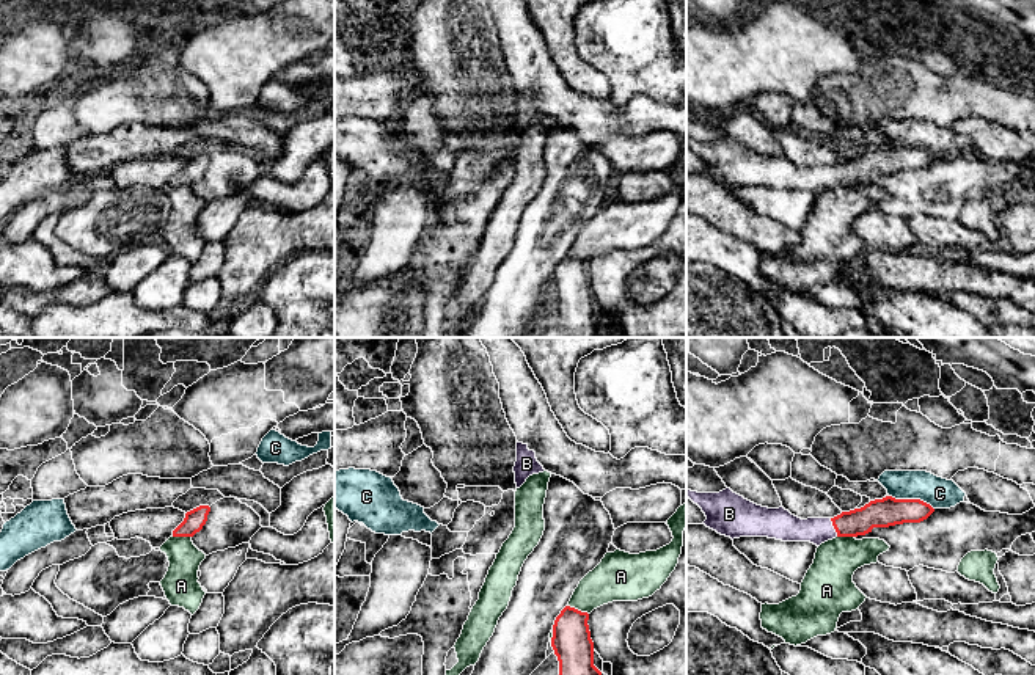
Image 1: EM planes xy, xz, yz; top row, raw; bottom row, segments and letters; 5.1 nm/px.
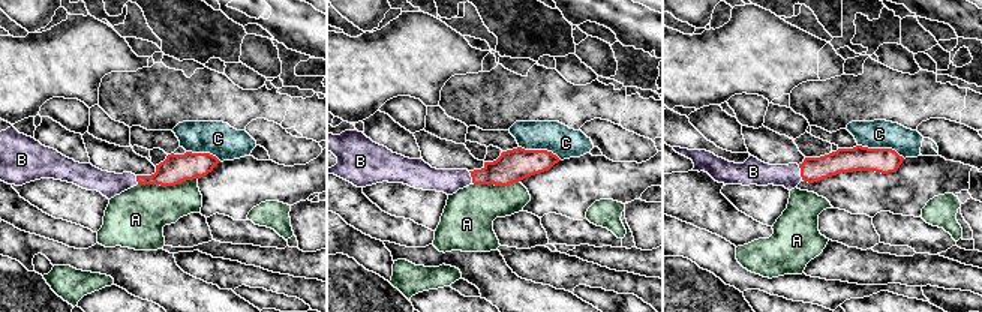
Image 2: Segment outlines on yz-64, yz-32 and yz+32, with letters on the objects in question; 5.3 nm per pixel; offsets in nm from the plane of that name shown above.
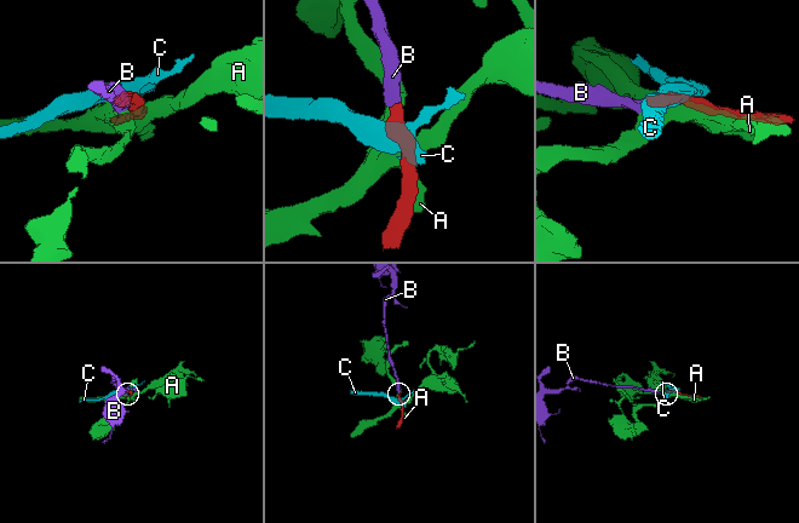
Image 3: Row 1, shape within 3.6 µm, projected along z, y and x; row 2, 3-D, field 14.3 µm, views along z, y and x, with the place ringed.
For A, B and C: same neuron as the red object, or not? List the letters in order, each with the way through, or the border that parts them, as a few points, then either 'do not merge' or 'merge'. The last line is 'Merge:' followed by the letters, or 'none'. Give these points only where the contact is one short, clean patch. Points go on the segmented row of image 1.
A: do not merge
B: way yz (877, 514), (861, 521), (834, 528), (786, 526); merge
C: do not merge
Merge: B

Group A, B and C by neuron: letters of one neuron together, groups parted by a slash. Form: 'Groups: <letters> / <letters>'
Groups: A / B / C

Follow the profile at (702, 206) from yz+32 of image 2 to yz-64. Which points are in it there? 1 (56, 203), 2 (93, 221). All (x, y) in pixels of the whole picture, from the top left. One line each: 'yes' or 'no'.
1: no
2: no

